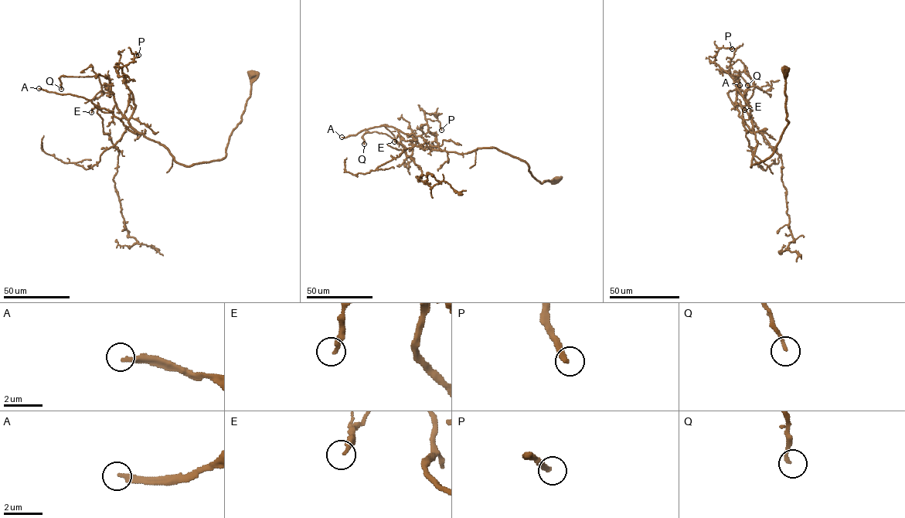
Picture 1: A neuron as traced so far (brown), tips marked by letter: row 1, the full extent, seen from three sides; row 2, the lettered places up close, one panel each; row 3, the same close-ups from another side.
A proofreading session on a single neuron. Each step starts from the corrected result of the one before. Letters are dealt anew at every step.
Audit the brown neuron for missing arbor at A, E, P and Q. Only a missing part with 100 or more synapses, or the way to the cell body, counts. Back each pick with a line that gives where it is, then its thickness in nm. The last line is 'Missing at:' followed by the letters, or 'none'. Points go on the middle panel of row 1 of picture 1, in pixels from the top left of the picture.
A: Place: (341, 137). Thickness 280 nm
Missing at: A

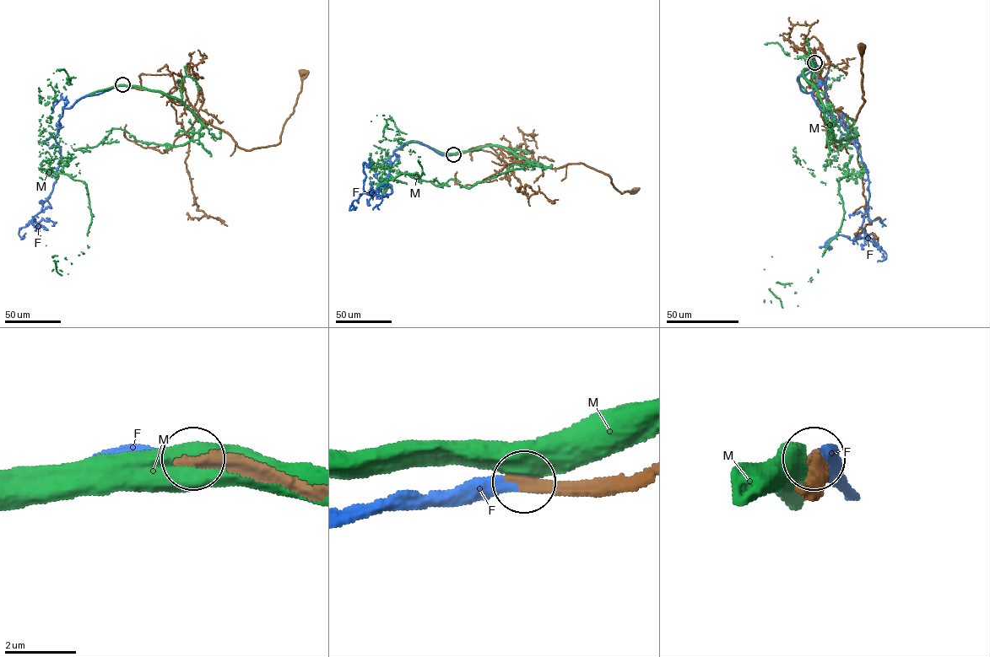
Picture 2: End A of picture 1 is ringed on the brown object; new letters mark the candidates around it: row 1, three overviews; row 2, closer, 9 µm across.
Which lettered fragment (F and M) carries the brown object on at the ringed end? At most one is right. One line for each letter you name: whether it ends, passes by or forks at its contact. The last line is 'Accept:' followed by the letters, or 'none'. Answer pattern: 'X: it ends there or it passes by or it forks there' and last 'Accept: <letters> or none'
F: it ends there
Accept: F

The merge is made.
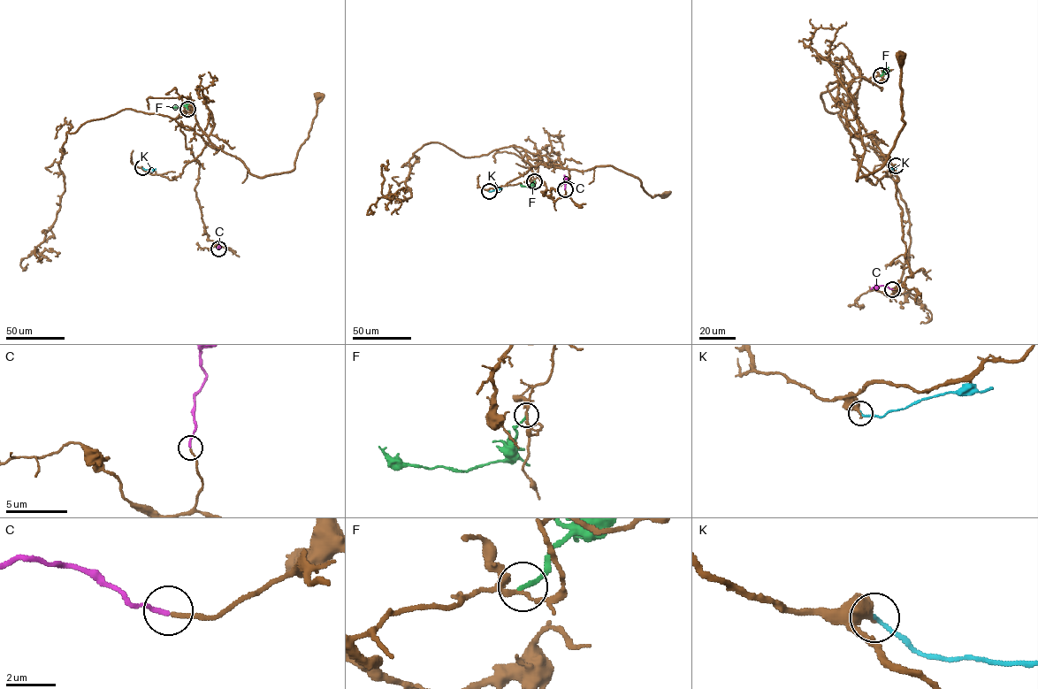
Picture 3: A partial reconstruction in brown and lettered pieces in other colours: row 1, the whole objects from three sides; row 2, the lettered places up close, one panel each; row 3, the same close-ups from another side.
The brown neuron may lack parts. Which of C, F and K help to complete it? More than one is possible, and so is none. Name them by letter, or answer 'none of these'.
C

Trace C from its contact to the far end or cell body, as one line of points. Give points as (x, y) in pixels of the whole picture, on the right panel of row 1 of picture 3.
C: (892, 289), (883, 285), (871, 289)

